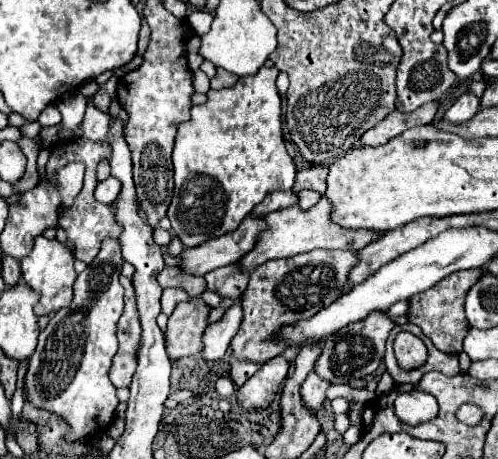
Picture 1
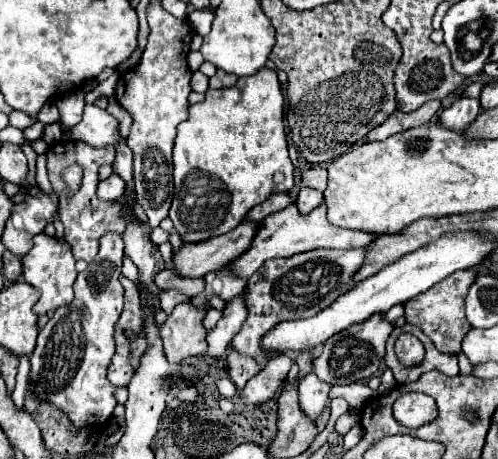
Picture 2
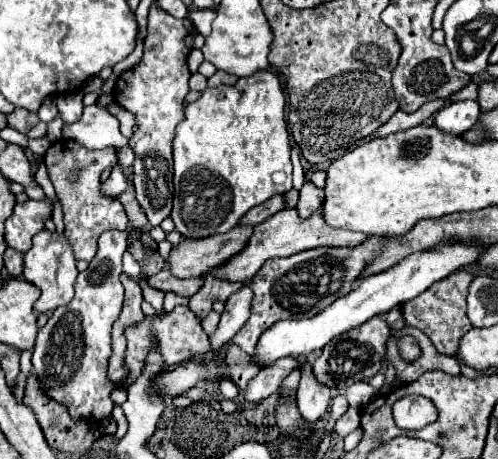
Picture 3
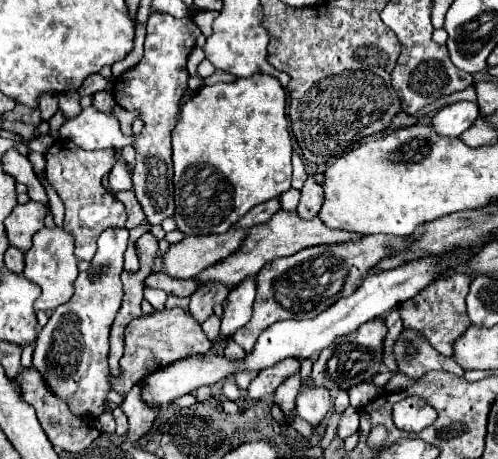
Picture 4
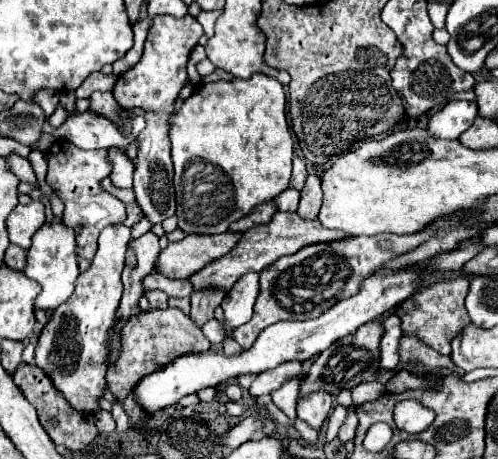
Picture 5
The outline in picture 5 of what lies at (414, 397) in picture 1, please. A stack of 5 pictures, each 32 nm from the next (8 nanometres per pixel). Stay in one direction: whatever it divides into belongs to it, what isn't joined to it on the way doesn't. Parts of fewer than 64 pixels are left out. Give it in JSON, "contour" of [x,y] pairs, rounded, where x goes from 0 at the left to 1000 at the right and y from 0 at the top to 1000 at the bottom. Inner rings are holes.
{"contour":[[[811,871],[811,876],[795,880],[791,915],[803,937],[811,937],[819,946],[839,946],[867,924],[871,902],[867,902],[867,893],[851,889],[835,871]]]}

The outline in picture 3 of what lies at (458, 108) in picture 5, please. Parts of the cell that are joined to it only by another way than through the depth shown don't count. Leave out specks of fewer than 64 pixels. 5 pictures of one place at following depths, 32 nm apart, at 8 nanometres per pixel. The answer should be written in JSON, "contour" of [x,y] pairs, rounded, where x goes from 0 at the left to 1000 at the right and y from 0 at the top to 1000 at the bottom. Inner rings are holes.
{"contour":[[[948,218],[912,222],[912,227],[900,227],[896,235],[888,235],[871,253],[871,275],[892,292],[924,296],[952,275],[960,253],[964,253],[960,222],[948,222]]]}

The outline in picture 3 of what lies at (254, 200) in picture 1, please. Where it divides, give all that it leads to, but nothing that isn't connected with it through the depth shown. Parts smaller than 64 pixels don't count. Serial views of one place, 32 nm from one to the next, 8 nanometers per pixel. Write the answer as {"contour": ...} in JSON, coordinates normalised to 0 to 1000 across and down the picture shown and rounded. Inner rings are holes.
{"contour":[[[546,157],[478,170],[474,183],[414,192],[394,222],[373,227],[369,261],[349,296],[349,458],[345,479],[369,519],[410,519],[458,505],[514,444],[586,410],[582,292],[570,257],[574,209]]]}

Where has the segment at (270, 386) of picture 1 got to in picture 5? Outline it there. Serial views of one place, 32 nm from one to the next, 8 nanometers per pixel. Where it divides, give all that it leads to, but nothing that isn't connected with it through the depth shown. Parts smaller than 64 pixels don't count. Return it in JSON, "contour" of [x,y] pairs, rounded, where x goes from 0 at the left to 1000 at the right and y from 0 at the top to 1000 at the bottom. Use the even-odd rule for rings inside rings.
{"contour":[[[590,784],[590,789],[562,793],[562,797],[554,797],[554,802],[546,802],[546,806],[534,806],[530,815],[518,815],[514,828],[510,828],[506,841],[502,841],[502,858],[506,858],[510,867],[518,867],[518,863],[534,863],[534,858],[558,850],[566,837],[574,837],[578,828],[598,824],[598,819],[606,815],[602,797],[606,797],[606,793]]]}

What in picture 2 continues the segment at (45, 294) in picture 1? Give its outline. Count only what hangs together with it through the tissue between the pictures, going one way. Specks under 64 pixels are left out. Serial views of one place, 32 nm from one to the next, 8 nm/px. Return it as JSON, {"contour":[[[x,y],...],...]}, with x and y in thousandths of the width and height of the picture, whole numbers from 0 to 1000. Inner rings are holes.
{"contour":[[[76,510],[68,514],[68,536],[64,545],[44,562],[44,606],[64,619],[68,627],[80,632],[80,654],[68,662],[68,680],[72,684],[96,684],[108,680],[120,667],[137,667],[149,649],[149,632],[145,619],[157,601],[153,584],[149,584],[149,558],[145,558],[145,540],[129,519],[116,514],[96,514],[96,510]]]}

